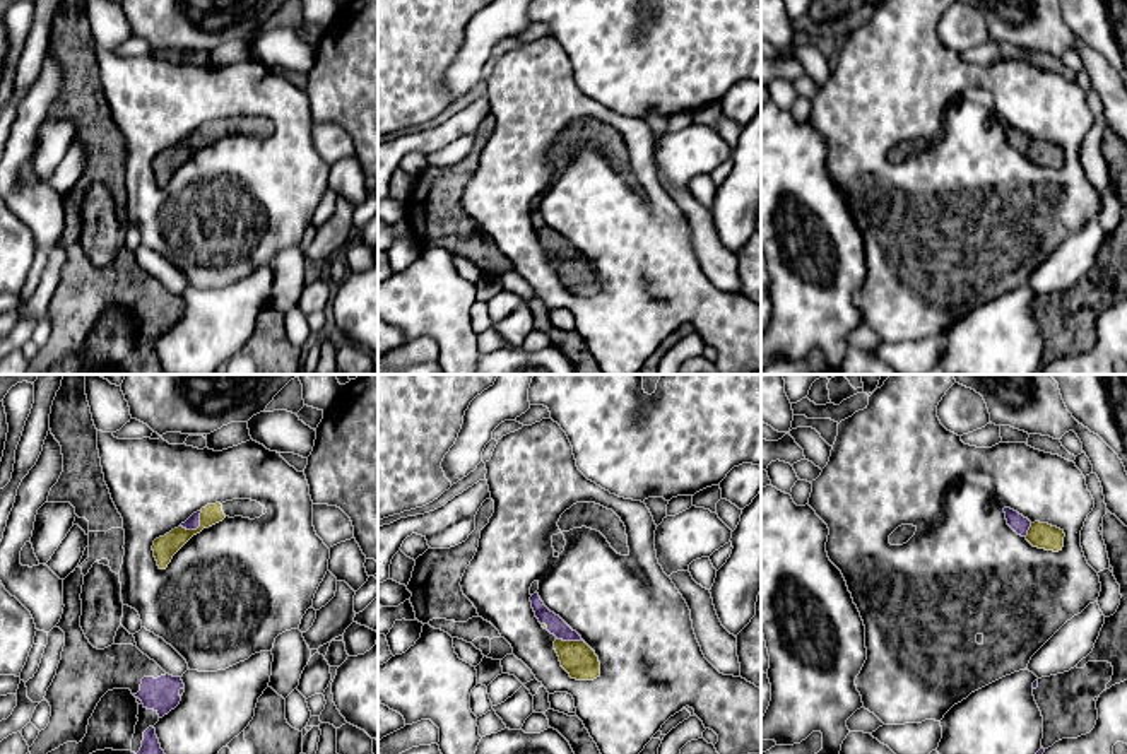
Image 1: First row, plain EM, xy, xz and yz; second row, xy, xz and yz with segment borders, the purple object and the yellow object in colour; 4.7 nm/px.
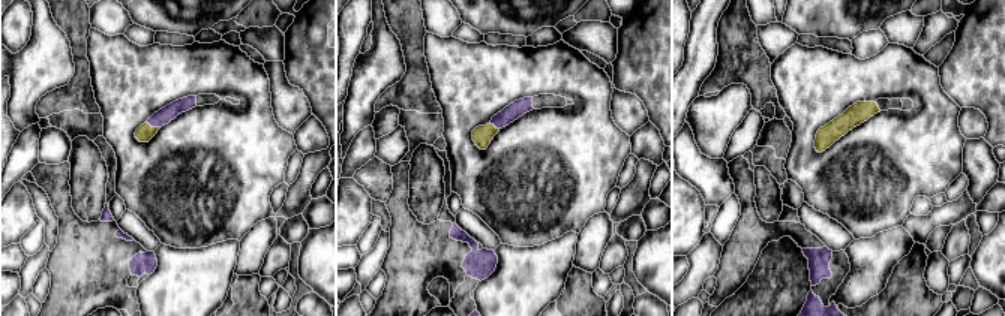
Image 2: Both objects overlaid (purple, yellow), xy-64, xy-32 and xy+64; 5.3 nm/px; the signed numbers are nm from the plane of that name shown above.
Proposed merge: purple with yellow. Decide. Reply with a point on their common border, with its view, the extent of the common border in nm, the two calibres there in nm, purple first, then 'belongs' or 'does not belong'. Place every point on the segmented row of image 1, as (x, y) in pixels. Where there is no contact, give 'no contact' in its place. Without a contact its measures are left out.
xy (197, 527) | 140 nm | 60/110 nm | belongs

